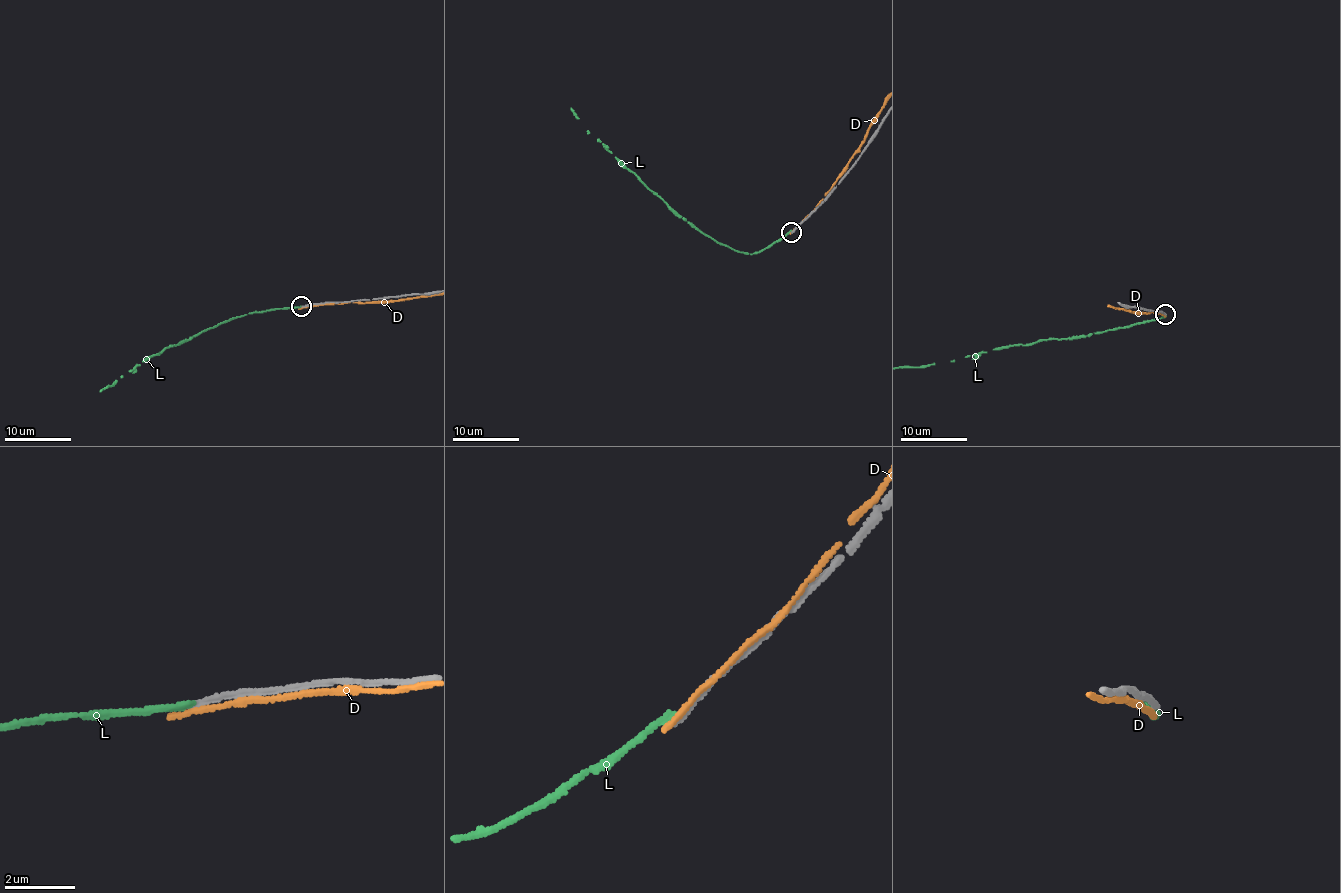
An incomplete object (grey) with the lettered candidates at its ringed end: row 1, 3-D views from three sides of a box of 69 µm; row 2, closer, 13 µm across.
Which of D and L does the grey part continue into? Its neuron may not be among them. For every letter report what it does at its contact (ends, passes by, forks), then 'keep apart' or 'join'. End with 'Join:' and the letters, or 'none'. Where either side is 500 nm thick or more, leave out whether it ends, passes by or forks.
D: it passes by | keep apart
L: it ends | keep apart
Join: none

